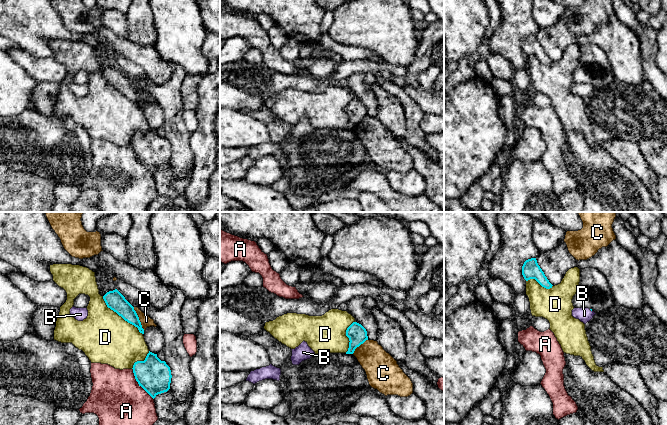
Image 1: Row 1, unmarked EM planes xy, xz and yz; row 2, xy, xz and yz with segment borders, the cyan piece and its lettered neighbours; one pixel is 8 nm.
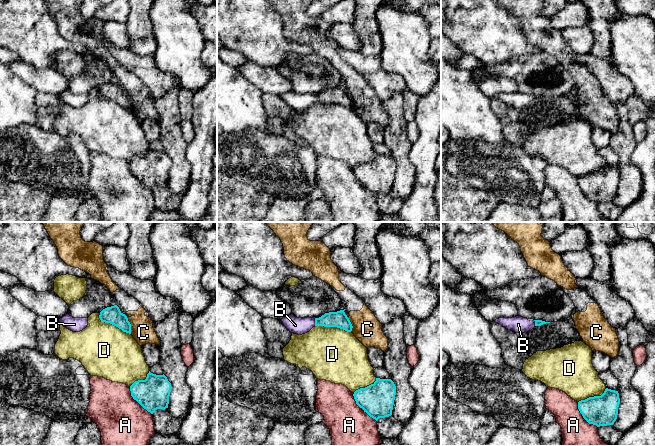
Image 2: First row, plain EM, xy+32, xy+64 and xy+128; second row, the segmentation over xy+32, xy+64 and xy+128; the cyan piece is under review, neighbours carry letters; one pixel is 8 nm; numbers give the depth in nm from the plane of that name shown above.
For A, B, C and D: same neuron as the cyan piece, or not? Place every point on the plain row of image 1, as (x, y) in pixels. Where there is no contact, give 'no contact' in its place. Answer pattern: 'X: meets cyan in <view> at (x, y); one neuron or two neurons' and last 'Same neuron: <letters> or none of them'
A: meets cyan in xy at (138, 159); two neurons
B: no contact; one neuron
C: meets cyan in xy at (138, 95); two neurons
D: meets cyan in xy at (120, 91); two neurons
Same neuron: B

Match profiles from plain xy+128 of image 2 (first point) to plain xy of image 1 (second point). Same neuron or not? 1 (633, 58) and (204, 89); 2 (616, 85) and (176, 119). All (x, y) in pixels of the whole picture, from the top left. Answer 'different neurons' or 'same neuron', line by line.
1: different neurons
2: different neurons

